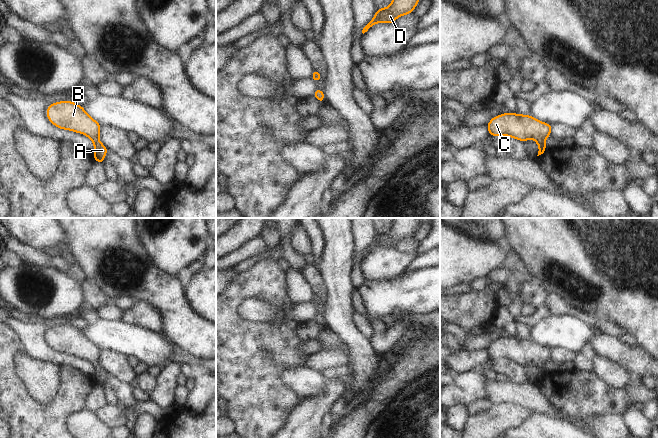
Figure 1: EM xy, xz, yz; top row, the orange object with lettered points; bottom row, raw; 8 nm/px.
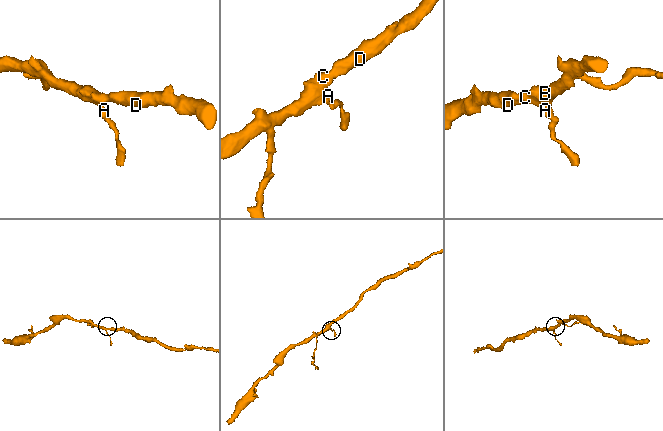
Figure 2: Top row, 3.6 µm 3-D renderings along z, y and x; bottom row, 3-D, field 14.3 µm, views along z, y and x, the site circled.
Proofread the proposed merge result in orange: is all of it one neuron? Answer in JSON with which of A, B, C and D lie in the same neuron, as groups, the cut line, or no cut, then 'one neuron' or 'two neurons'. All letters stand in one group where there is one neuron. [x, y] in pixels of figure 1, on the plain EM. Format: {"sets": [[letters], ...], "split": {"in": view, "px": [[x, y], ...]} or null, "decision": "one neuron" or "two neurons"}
{"sets": [["A", "B", "C", "D"]], "split": null, "decision": "one neuron"}

